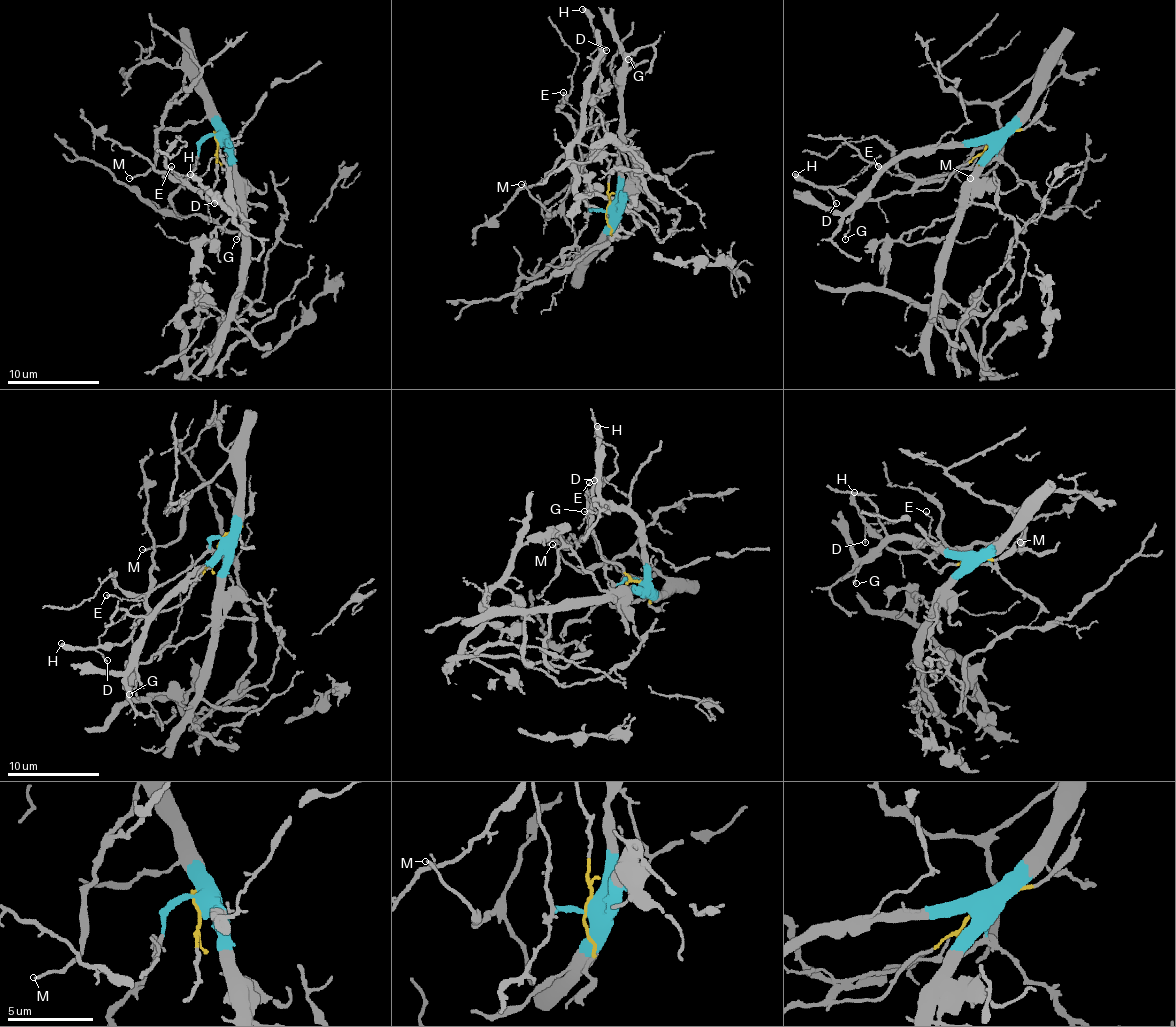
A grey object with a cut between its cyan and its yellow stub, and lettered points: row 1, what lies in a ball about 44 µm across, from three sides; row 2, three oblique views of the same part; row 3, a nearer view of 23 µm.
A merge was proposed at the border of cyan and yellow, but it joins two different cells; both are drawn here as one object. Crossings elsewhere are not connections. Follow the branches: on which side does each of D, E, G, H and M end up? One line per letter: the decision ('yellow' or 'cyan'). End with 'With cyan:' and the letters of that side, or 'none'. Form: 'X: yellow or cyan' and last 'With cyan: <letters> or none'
D: yellow
E: yellow
G: cyan
H: yellow
M: cyan
With cyan: G, M

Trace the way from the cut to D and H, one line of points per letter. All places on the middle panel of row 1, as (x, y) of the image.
D: (607, 207), (609, 161), (602, 151), (602, 140), (591, 121), (591, 105), (600, 85), (600, 43), (607, 50)
H: (607, 207), (609, 161), (602, 151), (602, 140), (591, 121), (591, 105), (598, 92), (600, 39), (582, 9)

